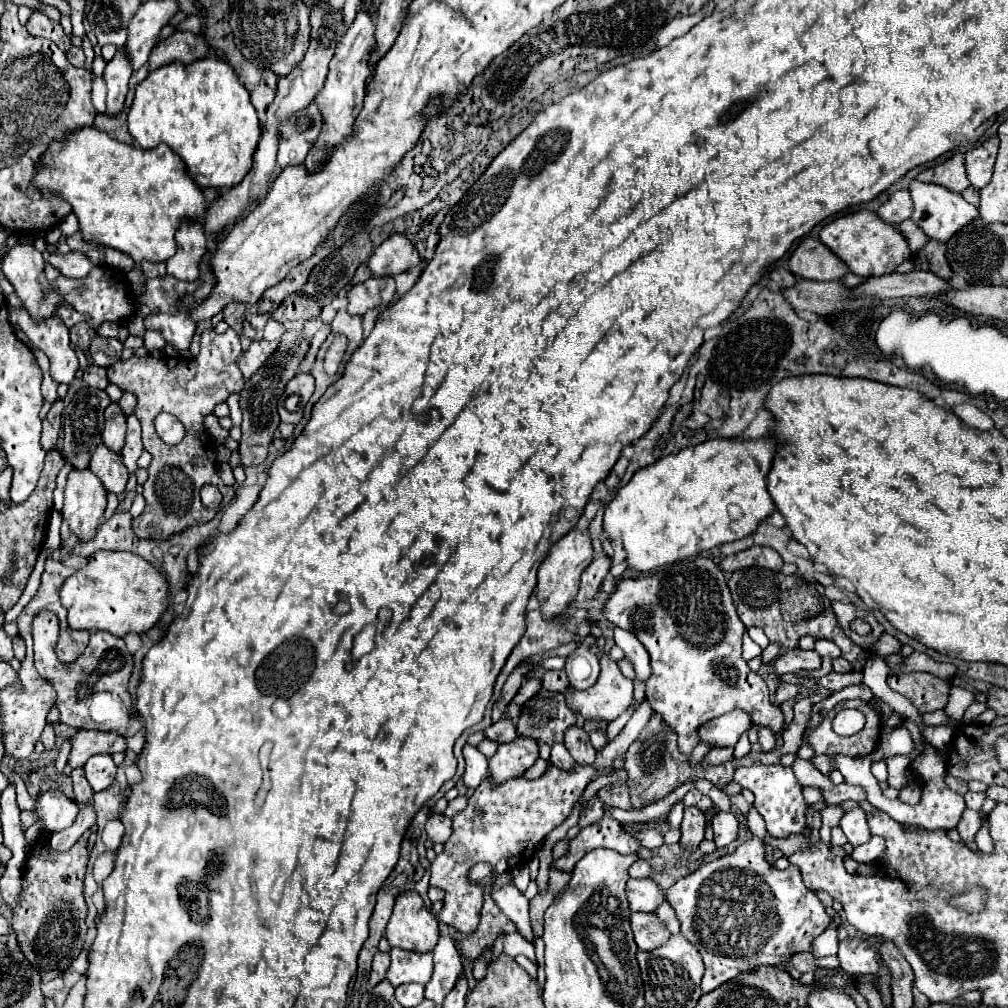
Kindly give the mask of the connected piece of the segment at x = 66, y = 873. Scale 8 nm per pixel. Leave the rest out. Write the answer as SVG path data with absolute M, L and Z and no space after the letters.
M84 832L84 836L68 852L52 850L48 838L40 836L30 846L24 862L18 908L12 910L12 930L18 936L20 950L24 952L28 962L40 972L42 980L52 980L60 976L80 954L86 938L84 874L88 864L88 836L90 832Z

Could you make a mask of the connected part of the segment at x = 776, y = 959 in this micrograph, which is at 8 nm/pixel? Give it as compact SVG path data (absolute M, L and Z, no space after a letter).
M750 838L732 854L702 864L690 876L680 878L672 888L668 888L666 898L676 910L676 916L682 924L682 934L704 958L706 972L702 976L702 992L712 992L720 984L736 978L742 972L750 972L752 968L764 964L780 966L788 962L796 952L812 952L812 942L832 922L816 894L804 886L798 868L792 866L786 870L776 870L768 864L764 858L764 840L760 838Z

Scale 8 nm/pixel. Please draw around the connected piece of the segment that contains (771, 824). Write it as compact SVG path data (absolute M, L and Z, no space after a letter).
M782 764L776 766L740 766L736 768L736 774L732 778L738 786L748 788L754 794L754 808L764 818L766 830L774 838L788 838L790 834L798 834L806 828L804 816L808 810L808 804L802 798L802 786L798 784L792 768L786 768Z

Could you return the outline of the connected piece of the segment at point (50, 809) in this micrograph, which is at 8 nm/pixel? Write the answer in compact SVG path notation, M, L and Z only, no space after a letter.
M56 788L42 792L42 796L36 800L36 812L40 816L38 822L46 832L58 832L74 822L78 806L62 790Z

